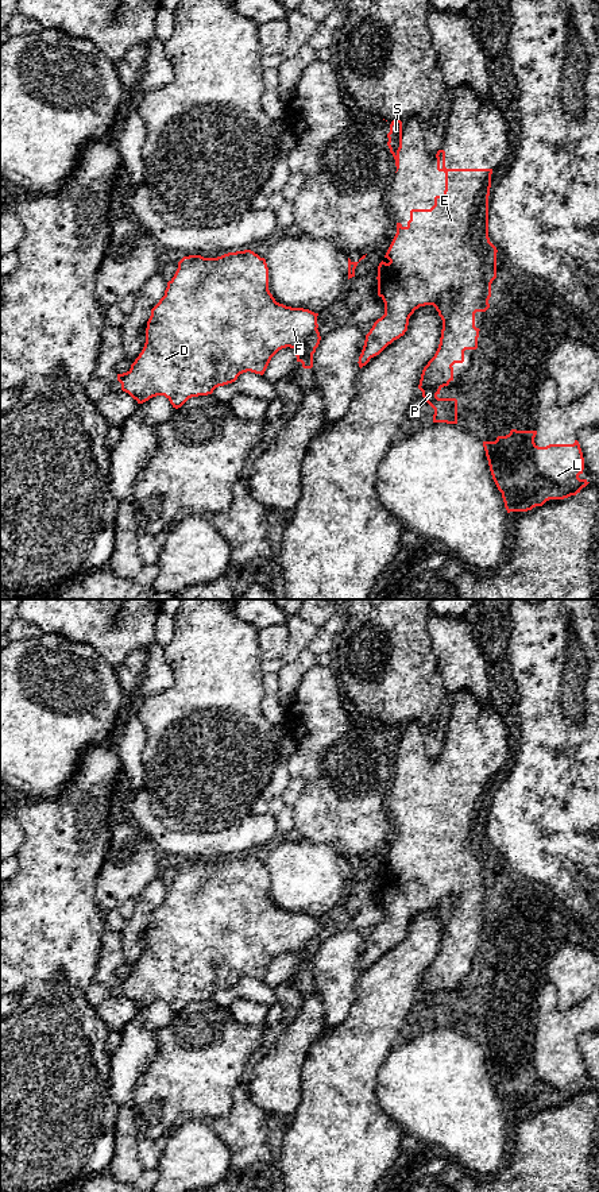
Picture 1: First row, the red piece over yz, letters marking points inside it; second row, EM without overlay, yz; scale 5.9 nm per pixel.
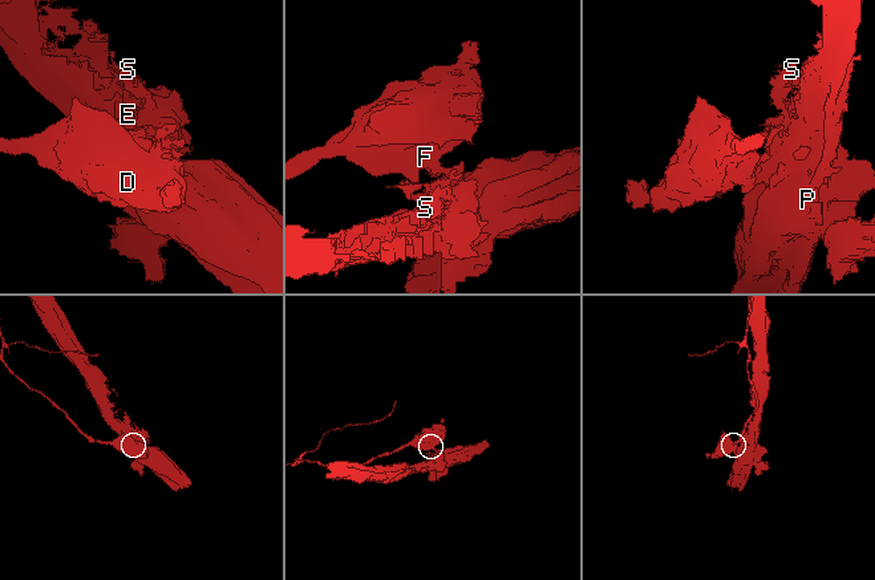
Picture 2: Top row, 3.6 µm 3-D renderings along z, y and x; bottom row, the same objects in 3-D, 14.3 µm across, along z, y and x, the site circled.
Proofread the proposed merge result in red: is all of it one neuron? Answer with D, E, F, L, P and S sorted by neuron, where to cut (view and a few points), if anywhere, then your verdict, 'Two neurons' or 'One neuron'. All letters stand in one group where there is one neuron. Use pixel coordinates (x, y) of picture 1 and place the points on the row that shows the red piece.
Groups: D F / E L P S. Split along yz (316, 328), (302, 344), (294, 348). Two neurons

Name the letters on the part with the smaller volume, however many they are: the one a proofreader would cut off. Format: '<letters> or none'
D, F

